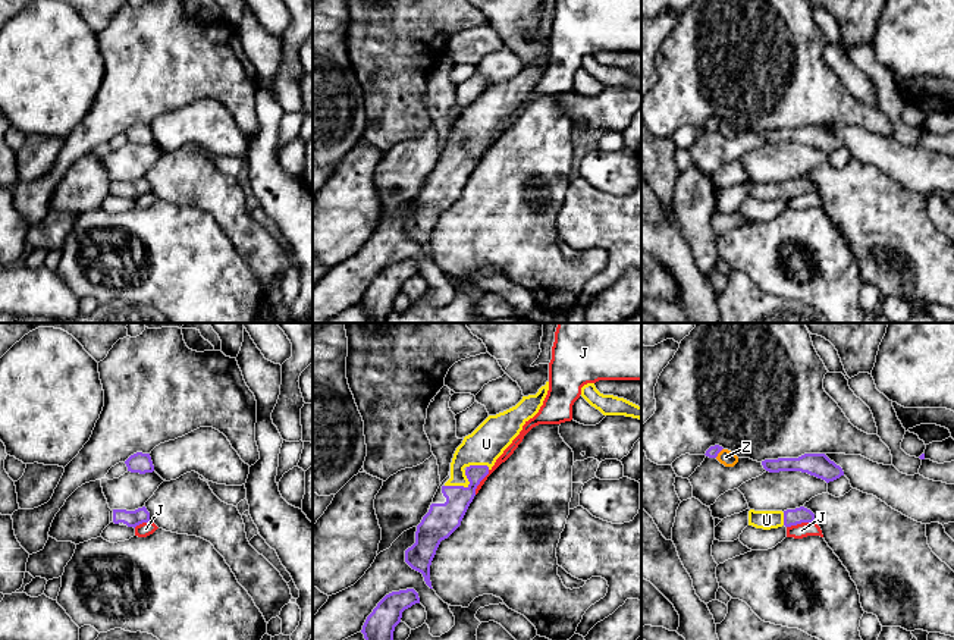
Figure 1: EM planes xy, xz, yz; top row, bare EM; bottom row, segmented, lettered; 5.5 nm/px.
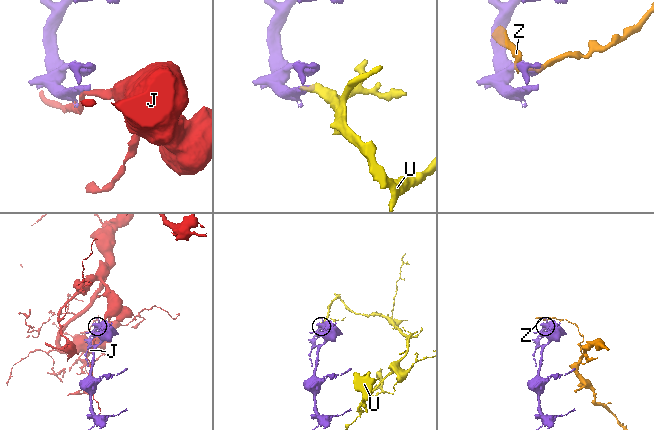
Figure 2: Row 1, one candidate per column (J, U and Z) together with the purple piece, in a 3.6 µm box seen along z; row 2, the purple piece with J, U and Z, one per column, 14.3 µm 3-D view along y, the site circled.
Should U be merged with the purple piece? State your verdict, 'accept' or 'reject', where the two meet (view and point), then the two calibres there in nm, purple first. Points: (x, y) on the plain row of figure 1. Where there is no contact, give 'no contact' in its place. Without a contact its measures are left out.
accept | xz (463, 157) | 180/200 nm

